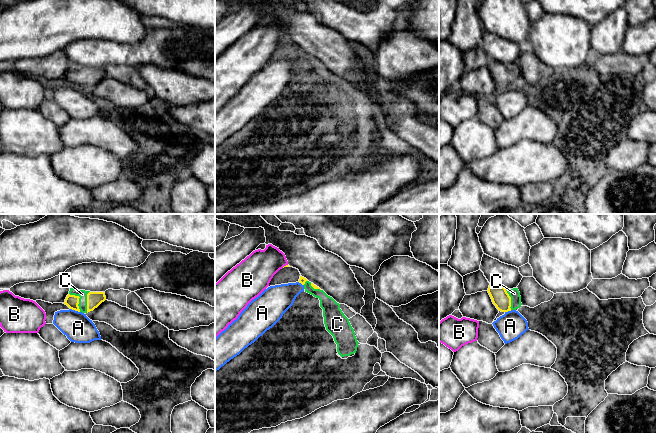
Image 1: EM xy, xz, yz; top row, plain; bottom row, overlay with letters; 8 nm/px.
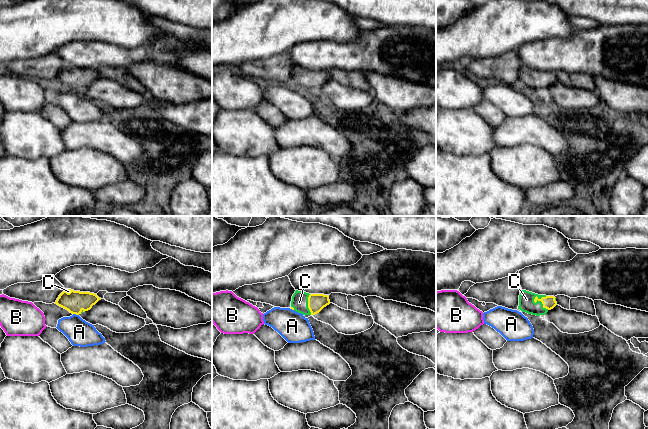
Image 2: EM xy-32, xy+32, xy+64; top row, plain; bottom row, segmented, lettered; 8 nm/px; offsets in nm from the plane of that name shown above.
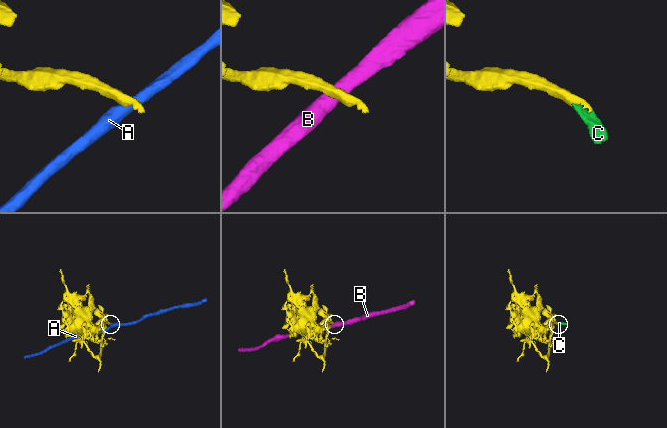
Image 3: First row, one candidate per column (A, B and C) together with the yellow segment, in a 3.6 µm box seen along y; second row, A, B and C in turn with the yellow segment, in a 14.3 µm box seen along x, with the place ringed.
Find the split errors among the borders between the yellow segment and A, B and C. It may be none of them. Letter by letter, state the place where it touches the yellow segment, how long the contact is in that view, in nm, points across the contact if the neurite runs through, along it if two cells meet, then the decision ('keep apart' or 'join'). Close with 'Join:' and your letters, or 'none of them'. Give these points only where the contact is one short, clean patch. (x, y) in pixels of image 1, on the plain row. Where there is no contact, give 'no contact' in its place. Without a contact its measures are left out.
A: contact xy (75, 86); length 90 nm; border xy (70, 84), (79, 88); keep apart
B: contact xz (284, 42); length 50 nm; border xz (287, 40), (282, 43); keep apart
C: contact xy (78, 75); length 180 nm; way xy (72, 77), (78, 75), (82, 70); join
Join: C

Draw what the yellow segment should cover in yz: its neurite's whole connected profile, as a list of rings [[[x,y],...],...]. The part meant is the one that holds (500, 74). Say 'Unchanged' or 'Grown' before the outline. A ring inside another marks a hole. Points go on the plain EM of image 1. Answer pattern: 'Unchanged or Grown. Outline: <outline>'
Grown. Outline: [[[490,59],[487,67],[493,80],[501,88],[516,86],[522,81],[518,64],[506,65]]]

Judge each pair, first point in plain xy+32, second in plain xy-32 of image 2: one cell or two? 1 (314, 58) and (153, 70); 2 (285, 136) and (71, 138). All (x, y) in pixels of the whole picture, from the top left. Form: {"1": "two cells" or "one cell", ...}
{"1": "two cells", "2": "one cell"}

